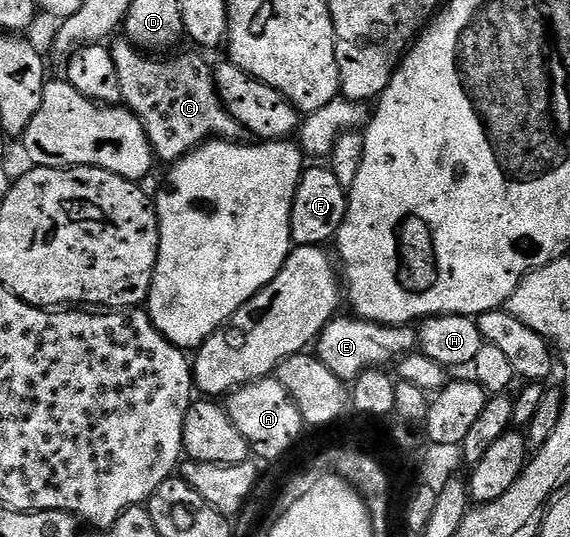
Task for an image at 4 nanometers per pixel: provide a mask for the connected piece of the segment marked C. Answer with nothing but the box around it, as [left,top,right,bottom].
[111,40,243,164]

